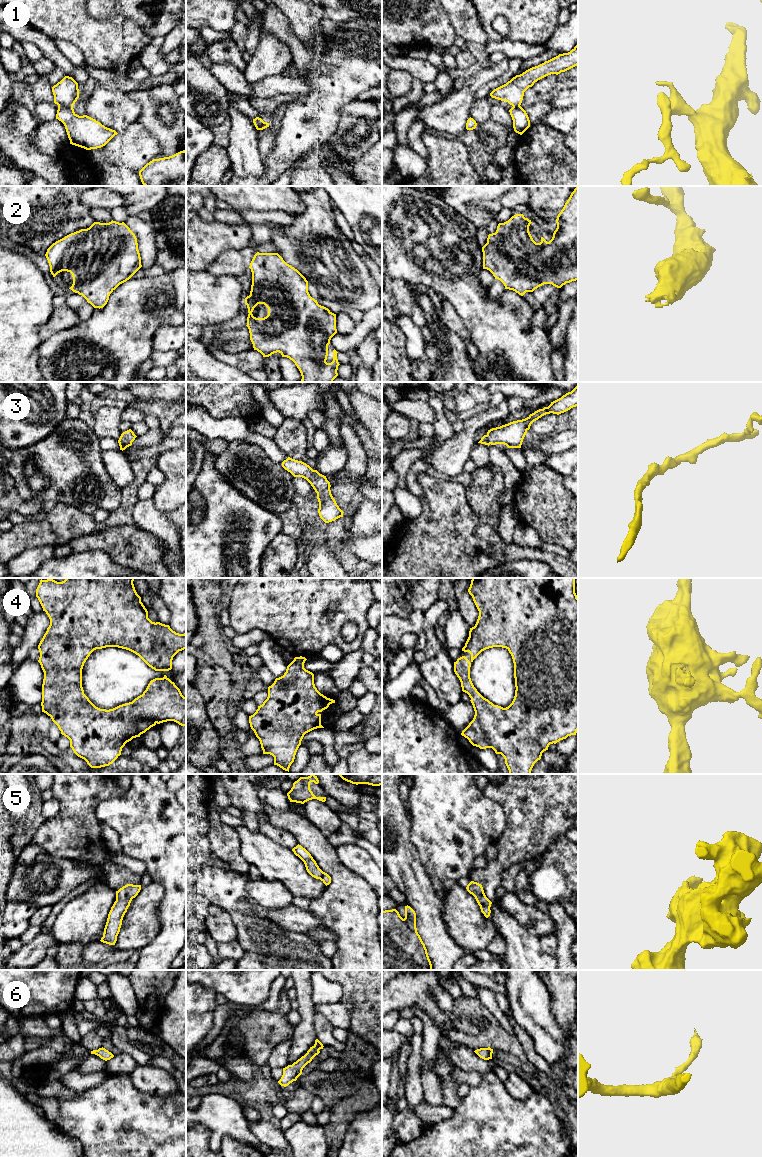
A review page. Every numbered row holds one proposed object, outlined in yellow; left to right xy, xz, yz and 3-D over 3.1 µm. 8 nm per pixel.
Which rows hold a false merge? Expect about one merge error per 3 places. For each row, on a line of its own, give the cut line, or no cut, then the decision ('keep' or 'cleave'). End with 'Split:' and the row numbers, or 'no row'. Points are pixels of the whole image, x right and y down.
1: cut xy (58, 105), (72, 107); cleave
2: cut none; keep
3: cut none; keep
4: cut none; keep
5: cut none; keep
6: cut none; keep
Split: 1

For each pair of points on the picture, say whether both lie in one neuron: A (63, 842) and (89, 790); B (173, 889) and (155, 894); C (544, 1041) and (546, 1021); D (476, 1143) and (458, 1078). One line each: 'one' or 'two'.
A: one
B: two
C: one
D: two

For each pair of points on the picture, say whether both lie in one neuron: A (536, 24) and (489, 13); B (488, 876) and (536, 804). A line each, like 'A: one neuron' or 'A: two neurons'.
A: one neuron
B: one neuron

